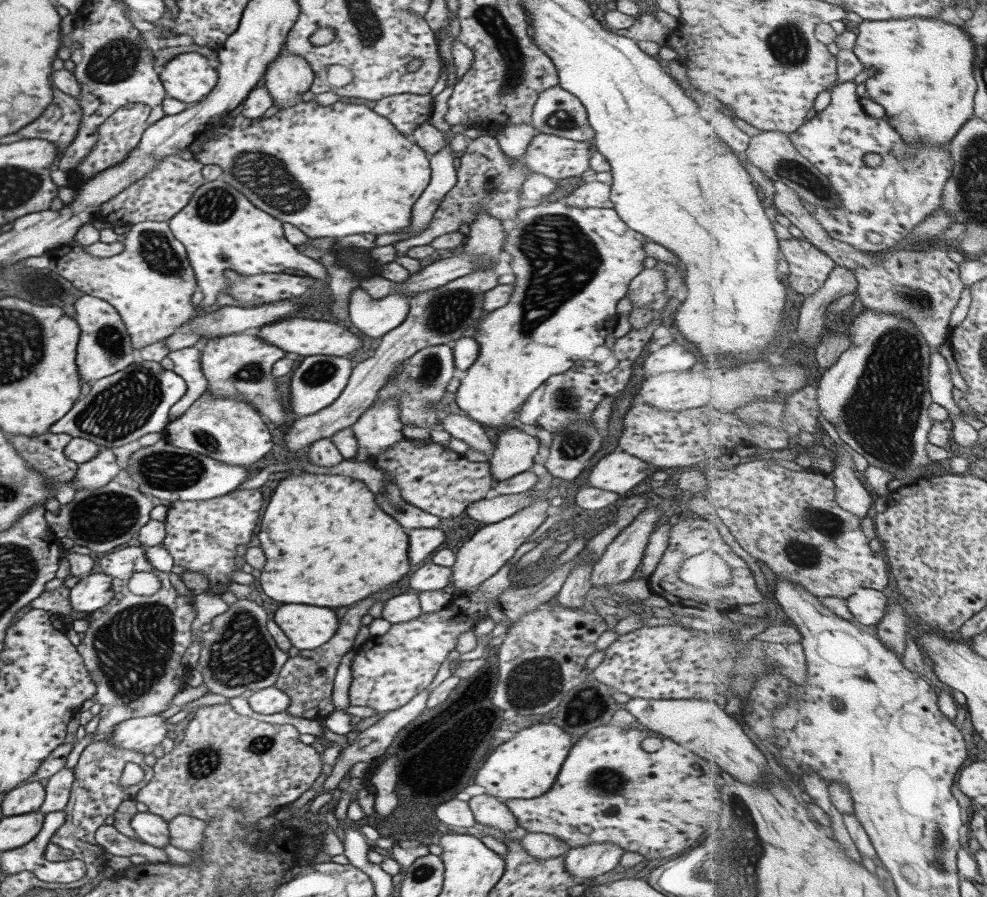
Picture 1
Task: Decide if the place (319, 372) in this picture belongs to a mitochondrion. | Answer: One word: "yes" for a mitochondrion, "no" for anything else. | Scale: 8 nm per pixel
yes

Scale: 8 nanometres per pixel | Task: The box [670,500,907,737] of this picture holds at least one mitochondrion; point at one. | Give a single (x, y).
(813, 528)

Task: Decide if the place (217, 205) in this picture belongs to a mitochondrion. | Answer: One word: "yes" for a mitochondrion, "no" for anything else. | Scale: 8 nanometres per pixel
yes

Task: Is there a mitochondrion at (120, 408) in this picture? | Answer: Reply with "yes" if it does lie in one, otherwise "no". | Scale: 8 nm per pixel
yes

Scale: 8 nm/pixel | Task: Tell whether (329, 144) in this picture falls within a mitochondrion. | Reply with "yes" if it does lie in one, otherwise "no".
no

